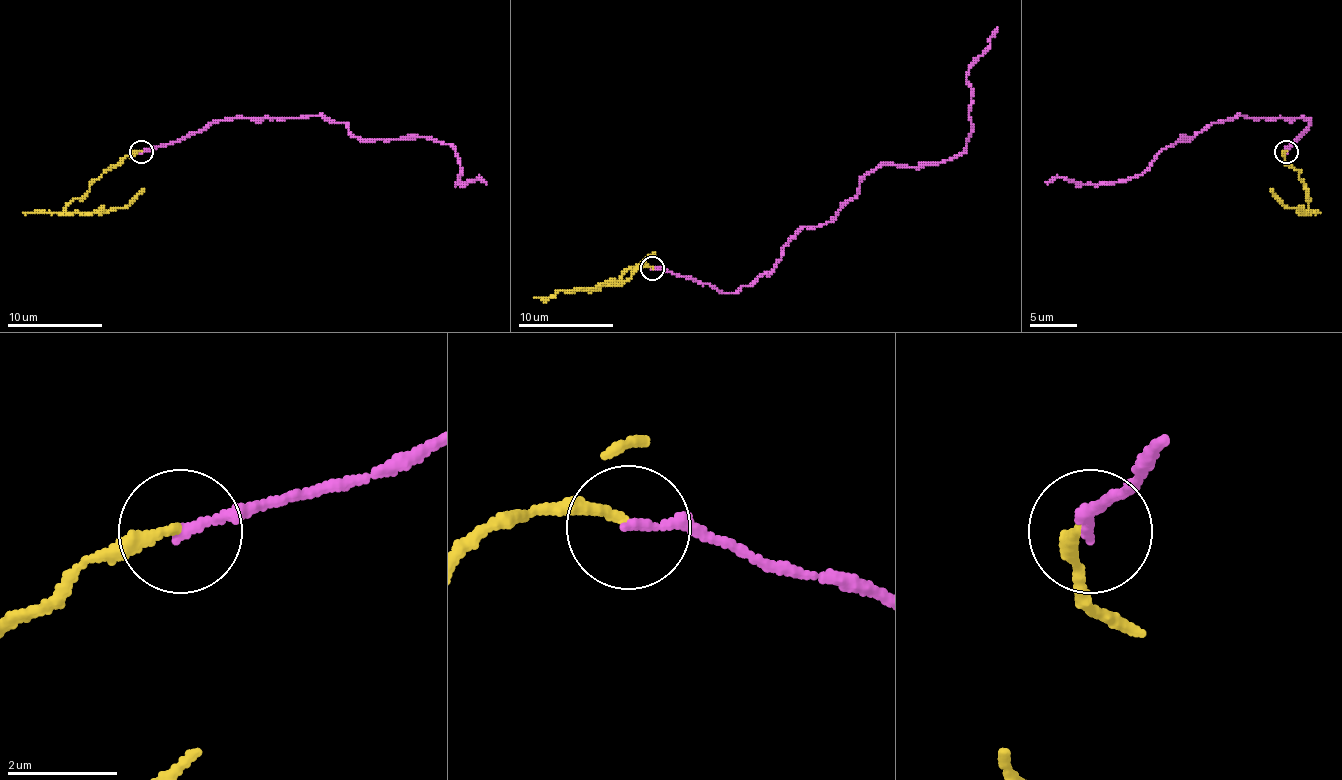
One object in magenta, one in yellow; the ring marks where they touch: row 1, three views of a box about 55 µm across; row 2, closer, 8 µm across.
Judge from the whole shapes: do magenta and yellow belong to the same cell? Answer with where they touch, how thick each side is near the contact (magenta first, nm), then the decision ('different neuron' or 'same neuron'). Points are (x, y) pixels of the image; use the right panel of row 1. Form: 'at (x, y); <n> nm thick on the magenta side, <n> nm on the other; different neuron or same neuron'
at (1286, 151); 160 nm thick on the magenta side, 180 nm on the other; different neuron

